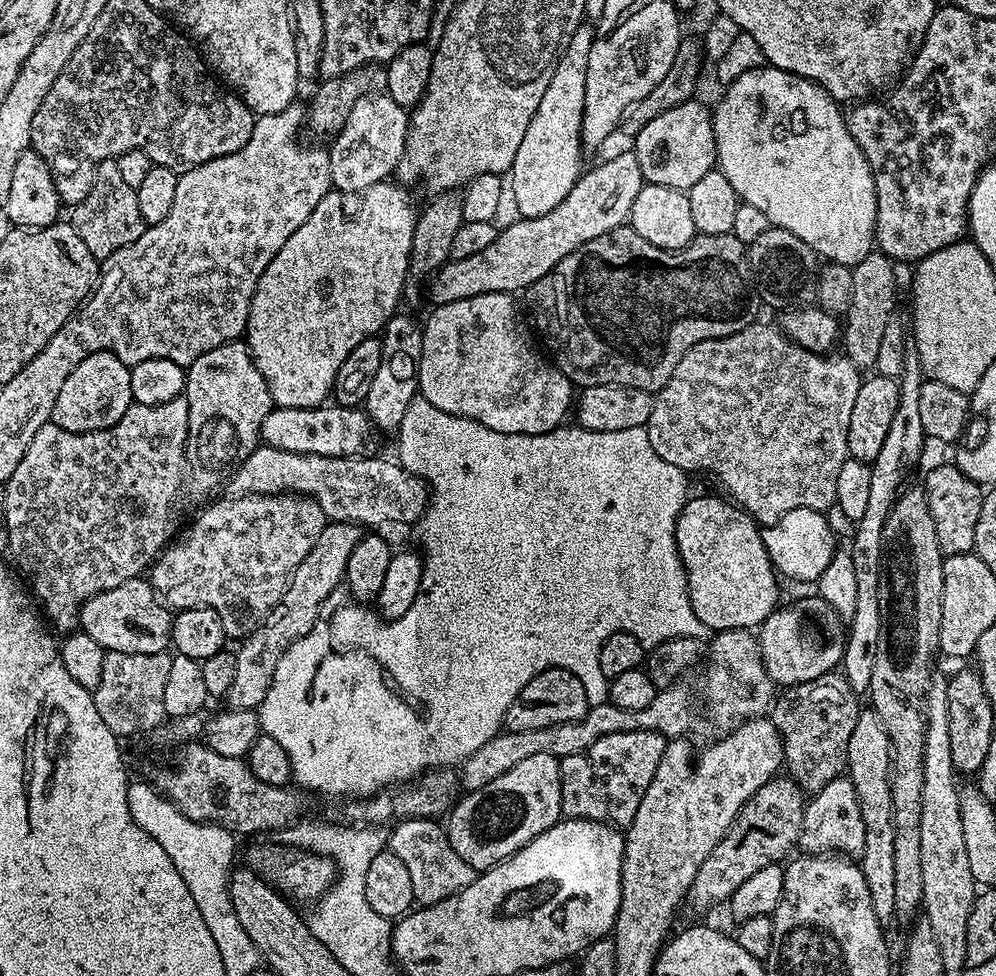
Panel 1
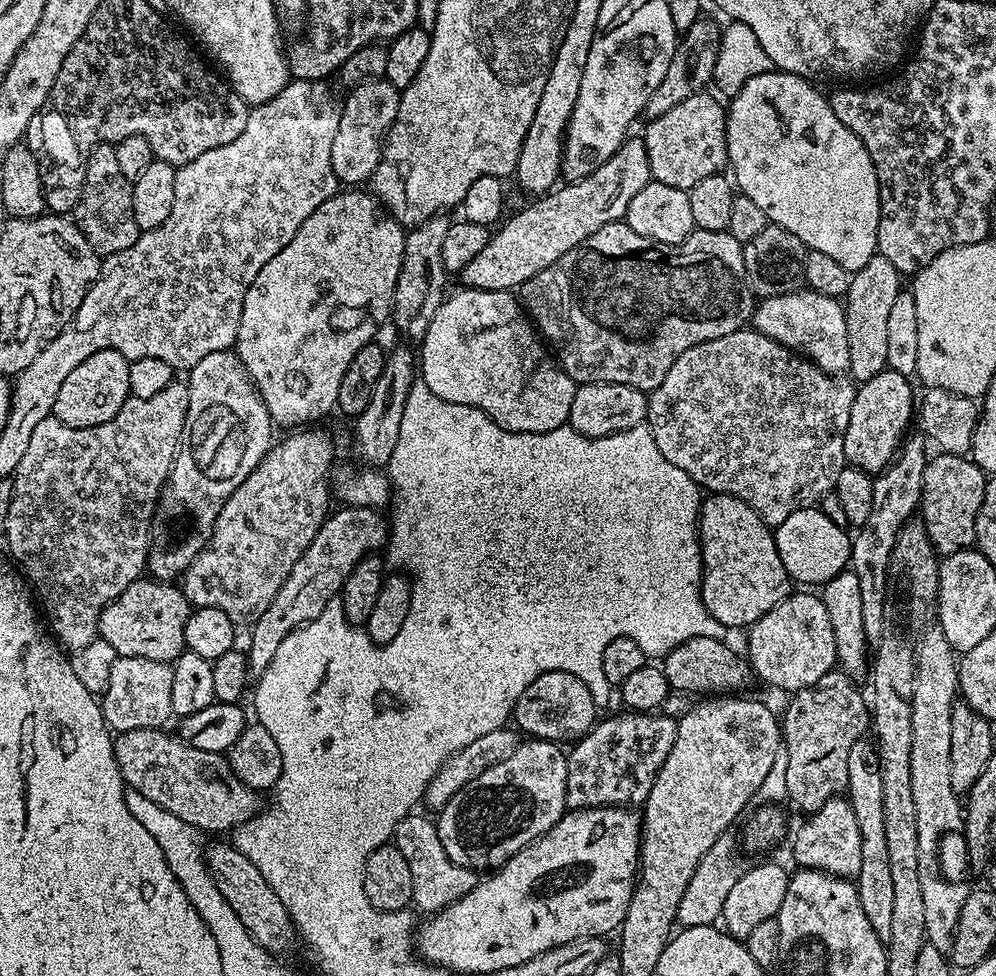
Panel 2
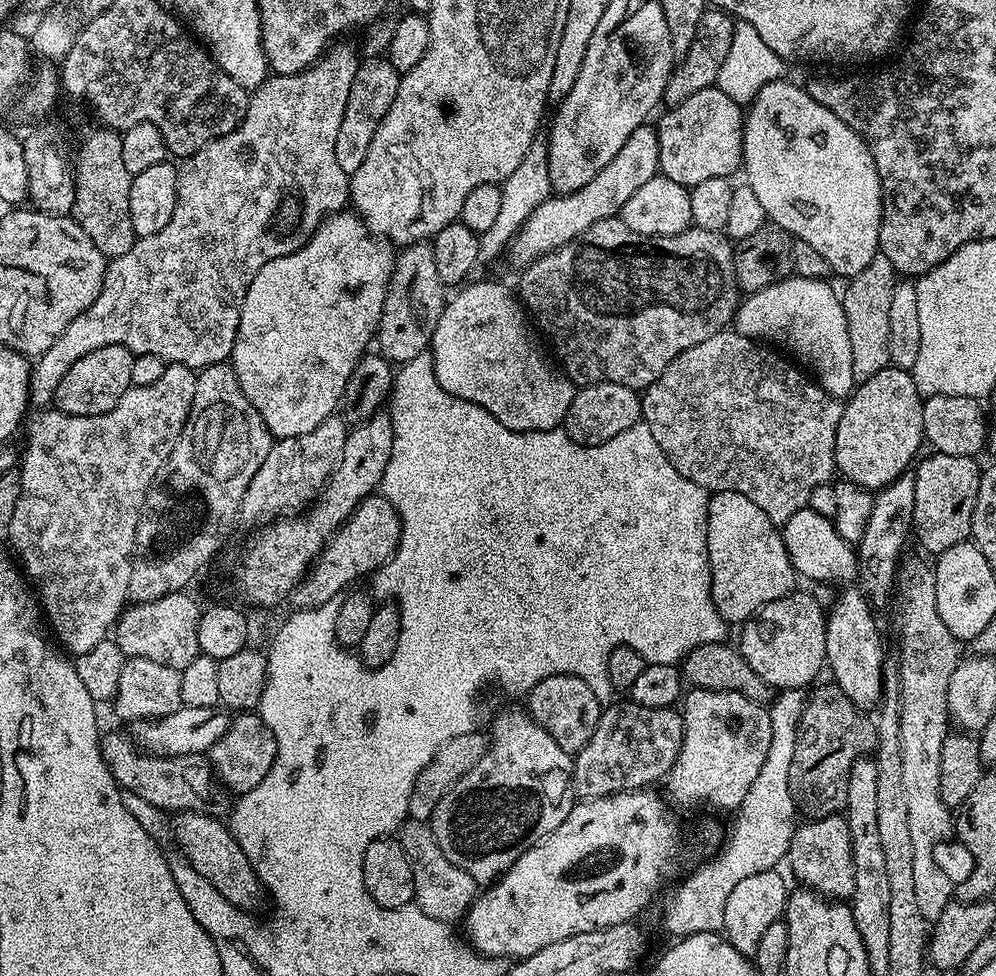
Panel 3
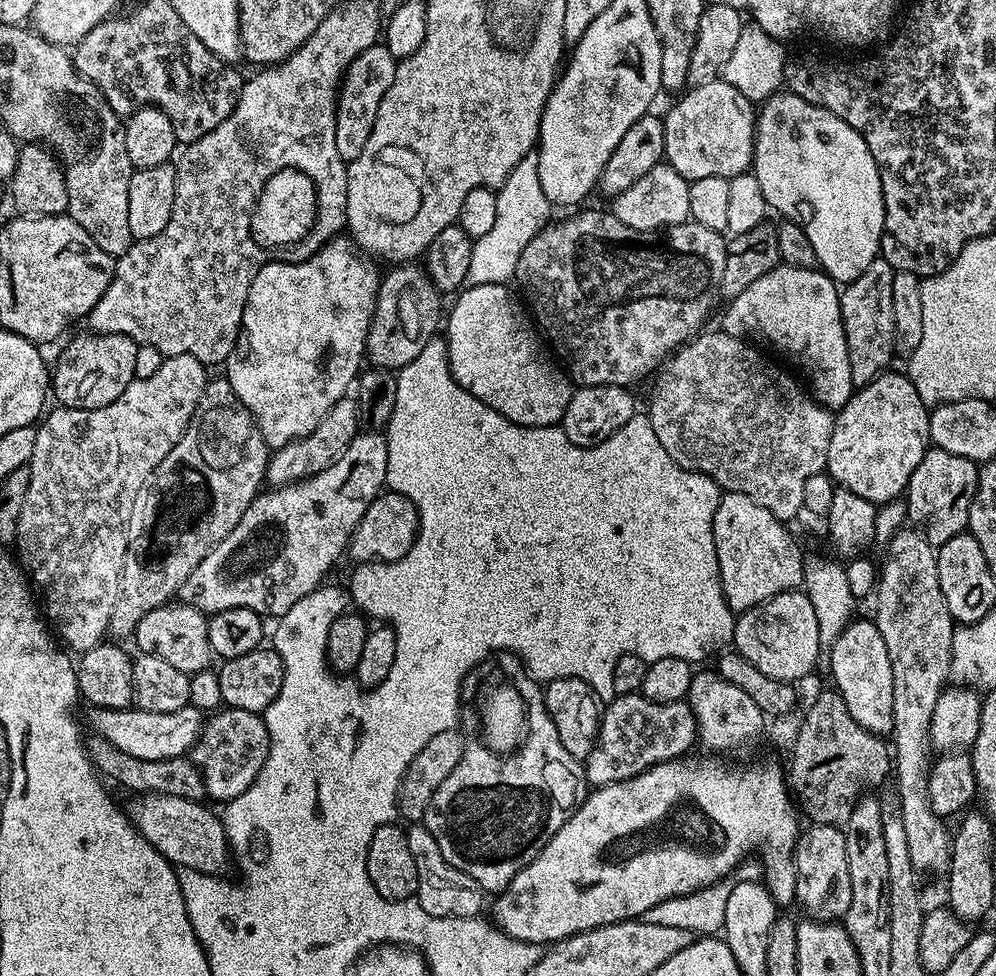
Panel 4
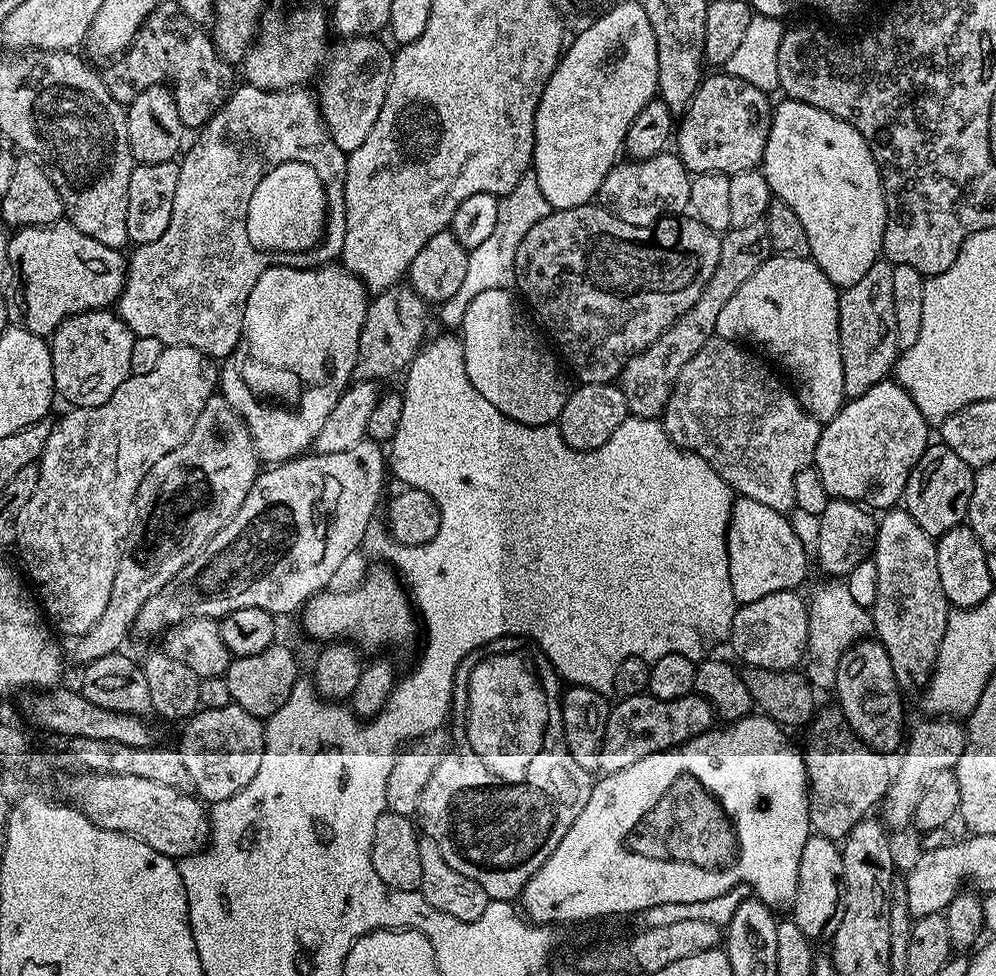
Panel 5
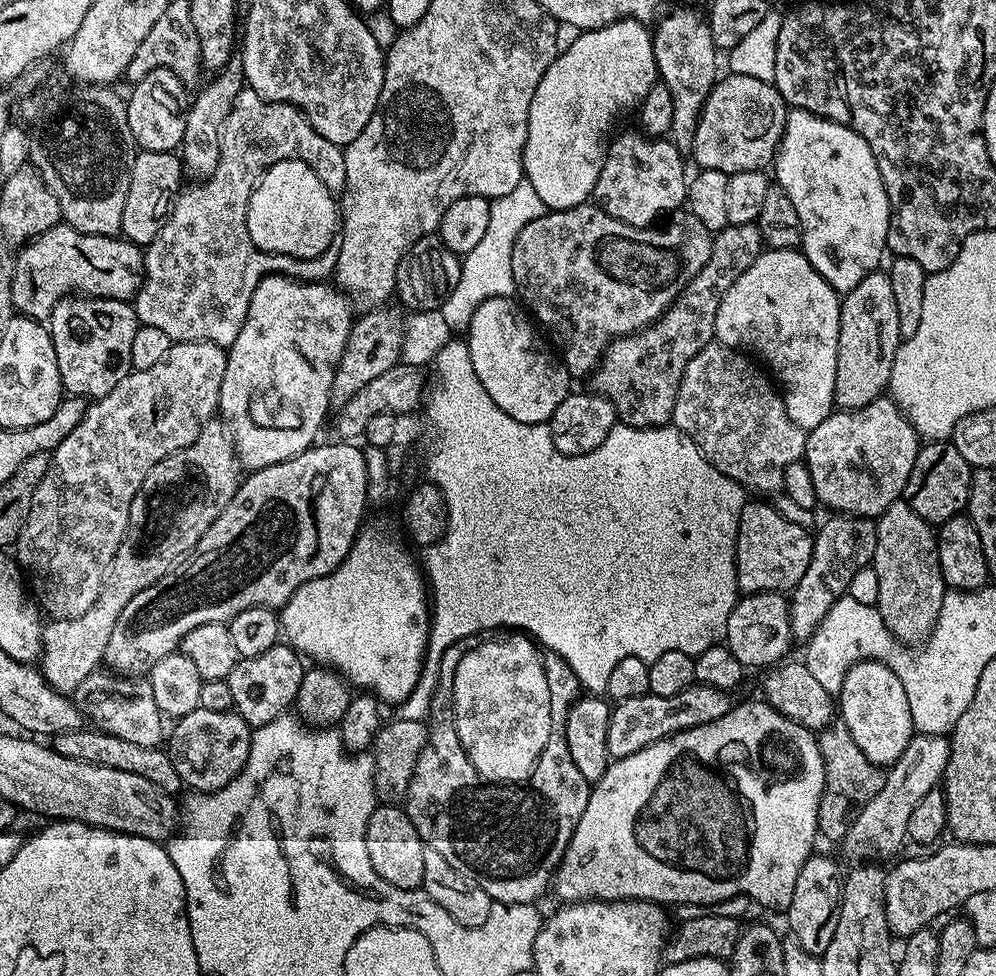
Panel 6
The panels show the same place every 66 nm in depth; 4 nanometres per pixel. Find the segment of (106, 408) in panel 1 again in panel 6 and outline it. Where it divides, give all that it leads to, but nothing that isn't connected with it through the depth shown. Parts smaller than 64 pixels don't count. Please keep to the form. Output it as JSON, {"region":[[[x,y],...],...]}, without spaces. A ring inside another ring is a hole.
{"region":[[[79,294],[60,300],[50,317],[50,331],[65,393],[83,396],[92,402],[110,394],[133,371],[130,349],[137,327],[136,310],[129,301]]]}

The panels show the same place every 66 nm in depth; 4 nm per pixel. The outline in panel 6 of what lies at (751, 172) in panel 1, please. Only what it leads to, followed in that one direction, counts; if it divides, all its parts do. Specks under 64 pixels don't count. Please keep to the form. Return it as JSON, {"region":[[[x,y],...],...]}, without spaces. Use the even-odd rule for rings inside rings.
{"region":[[[794,108],[776,149],[775,168],[775,183],[790,194],[802,221],[804,257],[836,293],[854,290],[866,274],[881,267],[892,219],[882,174],[866,138],[838,122]]]}

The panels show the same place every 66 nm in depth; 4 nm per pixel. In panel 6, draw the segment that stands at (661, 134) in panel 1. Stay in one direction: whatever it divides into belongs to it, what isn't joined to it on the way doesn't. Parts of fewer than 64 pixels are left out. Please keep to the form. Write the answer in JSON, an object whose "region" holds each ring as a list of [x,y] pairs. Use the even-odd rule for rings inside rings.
{"region":[[[725,75],[717,79],[700,112],[691,159],[696,159],[700,168],[722,170],[729,174],[767,169],[776,159],[776,149],[780,147],[790,109],[784,103],[782,94],[778,94],[775,83]]]}

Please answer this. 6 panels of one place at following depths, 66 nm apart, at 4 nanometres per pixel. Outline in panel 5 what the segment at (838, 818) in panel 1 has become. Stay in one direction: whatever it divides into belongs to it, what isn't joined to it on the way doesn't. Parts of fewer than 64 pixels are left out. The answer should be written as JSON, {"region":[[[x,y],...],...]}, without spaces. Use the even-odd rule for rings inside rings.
{"region":[[[809,835],[806,846],[802,846],[802,858],[798,858],[798,890],[794,894],[794,902],[790,906],[790,919],[796,923],[798,930],[806,934],[813,942],[831,941],[832,936],[842,926],[844,913],[844,875],[842,874],[842,848],[837,841],[825,836]]]}

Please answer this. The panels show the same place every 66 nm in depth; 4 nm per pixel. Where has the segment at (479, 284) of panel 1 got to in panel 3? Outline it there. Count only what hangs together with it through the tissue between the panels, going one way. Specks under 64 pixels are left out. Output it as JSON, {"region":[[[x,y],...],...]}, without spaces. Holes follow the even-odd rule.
{"region":[[[646,122],[642,126],[638,126],[638,130],[634,130],[634,134],[630,134],[630,138],[626,138],[622,150],[618,150],[618,154],[614,154],[614,158],[610,158],[610,162],[606,162],[606,166],[602,166],[602,170],[598,170],[598,174],[594,174],[594,178],[590,178],[590,182],[586,182],[586,186],[582,186],[582,190],[553,194],[546,202],[542,202],[542,206],[538,206],[538,210],[534,210],[534,214],[530,214],[530,218],[526,218],[524,225],[516,231],[516,236],[506,249],[506,256],[509,256],[514,263],[520,264],[519,266],[533,264],[539,256],[544,256],[546,253],[554,251],[555,248],[560,248],[566,242],[576,238],[578,234],[582,234],[582,230],[586,230],[586,226],[594,226],[594,222],[600,222],[602,218],[619,216],[622,206],[626,206],[630,197],[645,182],[650,182],[650,178],[657,176],[659,171],[658,134],[655,127]]]}

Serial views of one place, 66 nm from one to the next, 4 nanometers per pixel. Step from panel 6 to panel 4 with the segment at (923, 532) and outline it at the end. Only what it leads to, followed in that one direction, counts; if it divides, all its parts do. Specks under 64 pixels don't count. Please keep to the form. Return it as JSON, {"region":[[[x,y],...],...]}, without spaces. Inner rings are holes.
{"region":[[[905,526],[894,534],[894,538],[883,552],[884,565],[879,565],[874,593],[874,619],[882,634],[882,642],[886,642],[886,650],[890,654],[890,670],[894,674],[894,726],[890,733],[890,744],[894,749],[896,792],[900,795],[898,811],[906,829],[910,862],[914,862],[918,870],[940,867],[943,869],[950,856],[950,828],[948,832],[947,826],[944,825],[947,823],[941,816],[934,814],[928,801],[928,768],[924,759],[927,758],[928,752],[930,753],[930,718],[934,718],[934,706],[938,706],[938,698],[950,680],[954,621],[946,606],[946,598],[942,598],[942,586],[938,586],[936,548],[926,542],[922,533],[911,526]]]}

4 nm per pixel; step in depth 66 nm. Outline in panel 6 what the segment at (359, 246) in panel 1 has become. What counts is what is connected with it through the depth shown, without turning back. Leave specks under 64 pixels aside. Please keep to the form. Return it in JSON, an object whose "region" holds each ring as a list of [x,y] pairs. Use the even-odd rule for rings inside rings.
{"region":[[[267,276],[258,284],[250,298],[250,310],[248,311],[246,322],[242,326],[242,330],[238,330],[238,338],[234,338],[234,342],[228,345],[226,349],[228,354],[226,378],[222,378],[222,394],[220,395],[220,407],[218,409],[219,415],[232,434],[232,445],[236,448],[236,457],[239,458],[241,465],[245,469],[257,472],[266,466],[274,466],[278,462],[286,462],[317,443],[318,437],[316,435],[319,434],[320,427],[323,426],[328,412],[330,416],[334,374],[338,370],[340,359],[346,350],[346,342],[353,323],[354,305],[351,299],[345,296],[339,287],[333,286],[331,283],[293,280],[290,276]]]}

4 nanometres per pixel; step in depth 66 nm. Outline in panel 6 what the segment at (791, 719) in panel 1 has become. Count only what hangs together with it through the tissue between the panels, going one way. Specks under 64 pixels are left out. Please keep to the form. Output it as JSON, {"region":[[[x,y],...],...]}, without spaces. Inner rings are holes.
{"region":[[[833,722],[819,733],[820,753],[824,763],[824,789],[818,806],[819,835],[828,840],[843,841],[847,836],[850,826],[866,810],[866,802],[882,790],[885,769],[881,765],[870,762],[862,750],[858,750],[858,742],[850,738],[850,730],[842,722]]]}

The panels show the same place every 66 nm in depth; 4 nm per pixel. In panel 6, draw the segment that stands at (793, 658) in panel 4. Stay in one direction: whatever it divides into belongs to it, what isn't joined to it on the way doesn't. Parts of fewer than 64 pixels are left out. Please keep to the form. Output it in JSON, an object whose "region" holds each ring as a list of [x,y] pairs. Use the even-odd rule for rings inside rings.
{"region":[[[753,592],[744,594],[737,599],[734,610],[730,610],[730,622],[726,622],[724,640],[726,647],[744,664],[745,669],[760,668],[767,670],[779,665],[785,659],[788,647],[794,644],[792,627],[790,626],[790,610],[788,609],[789,597],[779,592]]]}

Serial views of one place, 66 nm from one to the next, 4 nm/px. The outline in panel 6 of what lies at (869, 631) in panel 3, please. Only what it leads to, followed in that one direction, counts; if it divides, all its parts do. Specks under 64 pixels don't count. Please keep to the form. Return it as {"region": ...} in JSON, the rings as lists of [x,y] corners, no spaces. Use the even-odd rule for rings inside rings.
{"region":[[[863,660],[850,666],[838,694],[838,716],[846,730],[850,730],[850,738],[858,742],[858,750],[862,750],[870,762],[881,766],[896,764],[914,735],[910,698],[906,698],[898,674],[877,660]]]}

